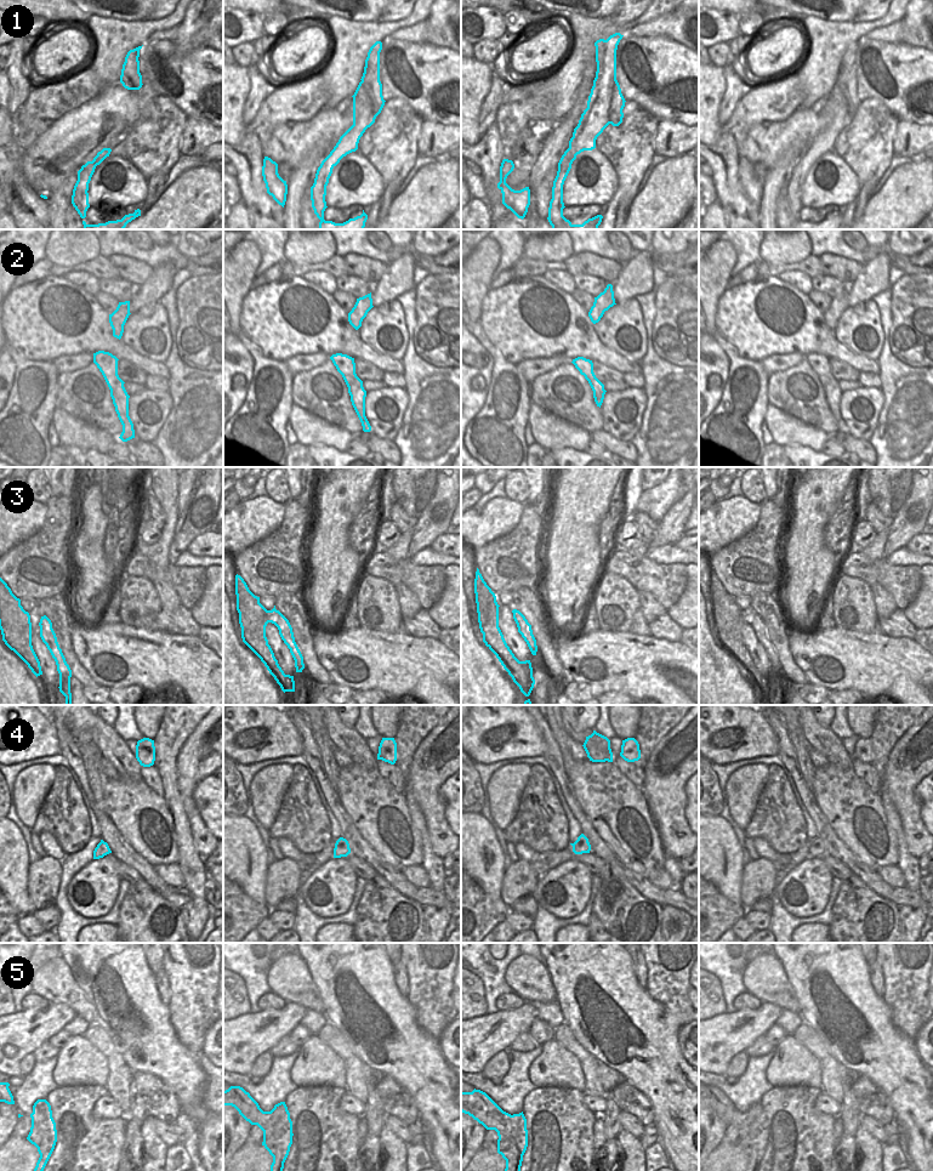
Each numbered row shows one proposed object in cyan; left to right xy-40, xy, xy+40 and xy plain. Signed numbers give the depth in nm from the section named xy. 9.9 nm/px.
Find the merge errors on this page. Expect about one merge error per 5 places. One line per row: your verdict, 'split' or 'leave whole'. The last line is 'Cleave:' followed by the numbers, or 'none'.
1: split
2: leave whole
3: leave whole
4: leave whole
5: leave whole
Cleave: 1

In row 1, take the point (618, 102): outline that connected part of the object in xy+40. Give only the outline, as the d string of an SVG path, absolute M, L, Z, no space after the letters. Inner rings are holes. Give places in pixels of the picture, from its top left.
M618 80L613 86L613 96L611 96L611 108L610 108L610 121L613 126L619 126L622 123L624 113L622 109L625 107L625 98L621 93L620 85Z

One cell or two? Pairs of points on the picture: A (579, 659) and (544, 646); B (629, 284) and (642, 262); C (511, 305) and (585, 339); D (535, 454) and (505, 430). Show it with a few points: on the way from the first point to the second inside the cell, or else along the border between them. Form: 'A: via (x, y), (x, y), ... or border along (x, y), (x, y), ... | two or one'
A: border along (555, 636), (556, 655), (570, 676) | two
B: via (633, 279), (639, 267) | one
C: via (527, 324), (535, 333), (545, 337), (565, 339) | one
D: border along (529, 445), (527, 454) | two

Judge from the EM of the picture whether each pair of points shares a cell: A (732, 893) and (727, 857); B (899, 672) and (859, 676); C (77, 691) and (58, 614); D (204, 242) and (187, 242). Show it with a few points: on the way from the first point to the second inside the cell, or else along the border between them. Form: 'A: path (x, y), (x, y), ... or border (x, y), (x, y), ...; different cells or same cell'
A: path (729, 885), (727, 865); same cell
B: path (889, 672), (869, 672); same cell
C: border (72, 675), (84, 686); different cells
D: path (200, 242), (191, 242); same cell

